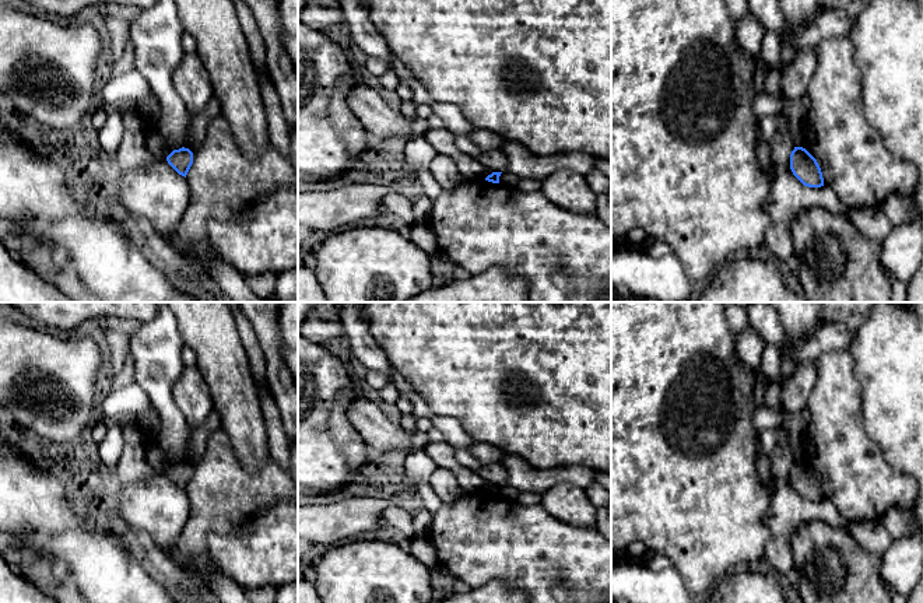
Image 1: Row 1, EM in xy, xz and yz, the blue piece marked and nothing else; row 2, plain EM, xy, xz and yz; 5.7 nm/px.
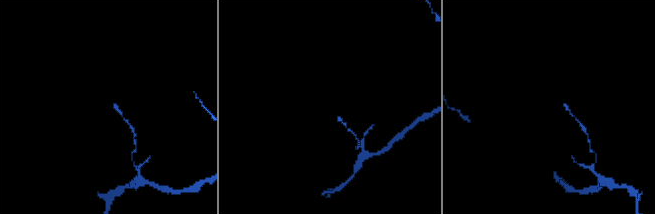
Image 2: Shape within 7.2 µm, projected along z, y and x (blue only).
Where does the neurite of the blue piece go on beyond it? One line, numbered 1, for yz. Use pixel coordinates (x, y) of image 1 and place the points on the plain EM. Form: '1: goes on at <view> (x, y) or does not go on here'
1: does not go on here

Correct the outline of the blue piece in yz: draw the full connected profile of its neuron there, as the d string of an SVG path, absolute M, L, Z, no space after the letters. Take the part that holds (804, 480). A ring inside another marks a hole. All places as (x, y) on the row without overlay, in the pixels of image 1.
M794 460L790 467L793 488L808 501L824 499L824 491L817 473L803 460Z

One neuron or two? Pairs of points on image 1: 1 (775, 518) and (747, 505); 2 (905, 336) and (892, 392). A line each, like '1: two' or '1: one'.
1: two
2: one

